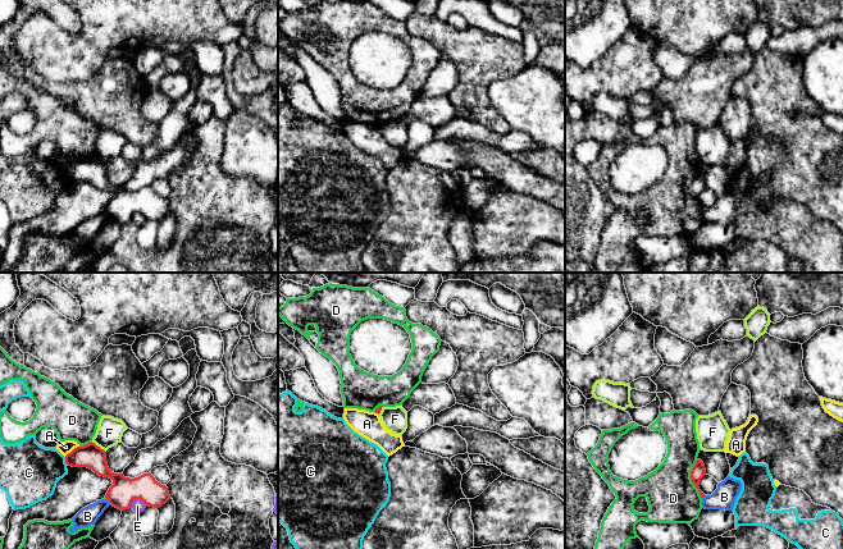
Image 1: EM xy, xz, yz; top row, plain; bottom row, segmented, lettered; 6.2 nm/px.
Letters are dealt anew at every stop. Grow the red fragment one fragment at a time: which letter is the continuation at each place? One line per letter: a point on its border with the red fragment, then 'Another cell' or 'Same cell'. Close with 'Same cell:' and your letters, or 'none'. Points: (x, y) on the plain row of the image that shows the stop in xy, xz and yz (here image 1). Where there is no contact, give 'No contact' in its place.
A: Touches red at xy (72, 164). Another cell
B: Touches red at xy (109, 215). Another cell
C: Touches red at xy (65, 174). Another cell
D: Touches red at yz (691, 191). Another cell
E: Touches red at xy (137, 211). Another cell
F: Touches red at xy (99, 160). Another cell
Same cell: none

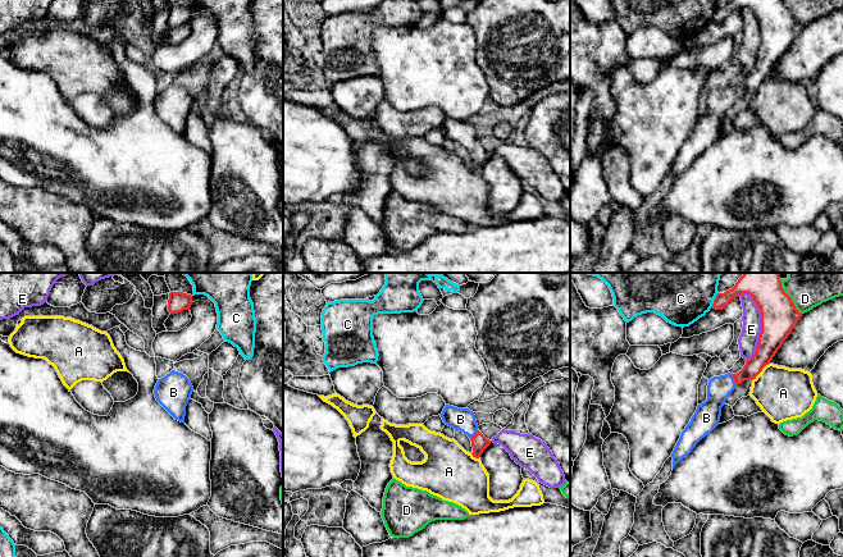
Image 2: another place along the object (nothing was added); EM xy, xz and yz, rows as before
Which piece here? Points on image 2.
A: Touches red at yz (760, 85). Another cell
B: Touches red at yz (734, 92). Same cell
C: Touches red at yz (714, 13). Another cell
D: Touches red at yz (792, 14). Another cell
E: Touches red at yz (761, 37). Another cell
Same cell: B

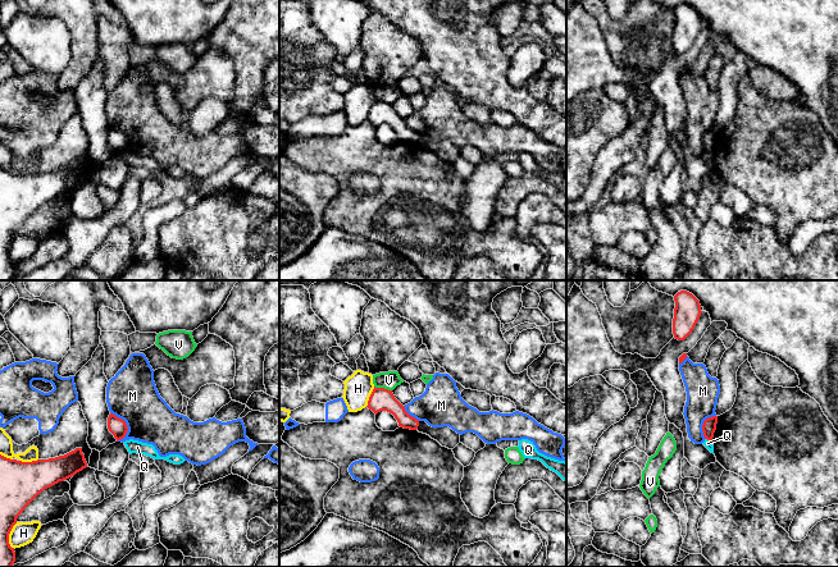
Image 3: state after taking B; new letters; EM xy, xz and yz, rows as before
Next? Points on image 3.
H: Touches red at xz (369, 110). Another cell
M: Touches red at xy (126, 137). Another cell
Q: Touches red at yz (707, 152). Another cell
V: Touches red at xz (383, 101). Another cell
Same cell: none

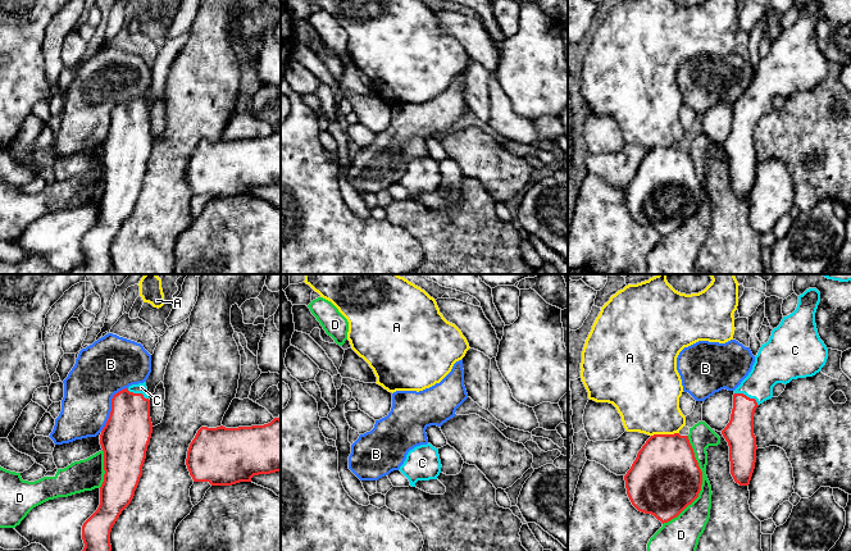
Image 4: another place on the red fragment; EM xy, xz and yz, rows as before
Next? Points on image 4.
A: Touches red at yz (664, 148). Another cell
B: Touches red at xy (112, 119). Another cell
C: Touches red at yz (746, 109). Same cell
D: Touches red at yz (701, 196). Another cell
Same cell: C

